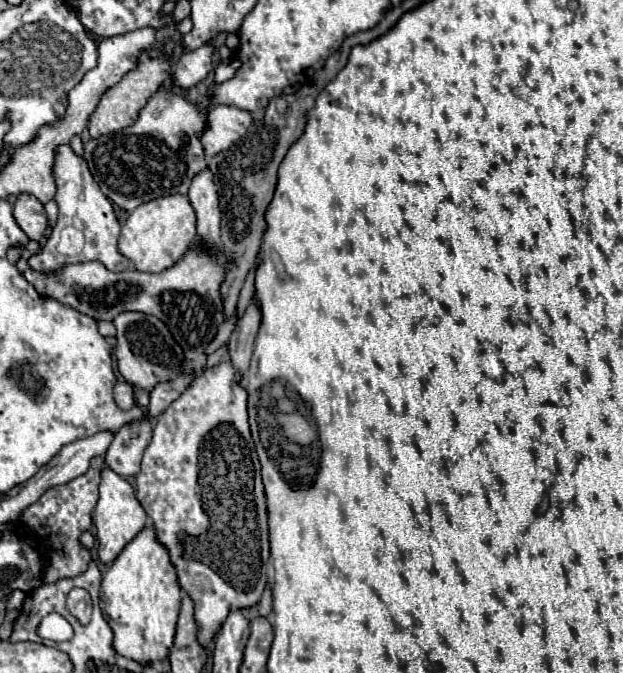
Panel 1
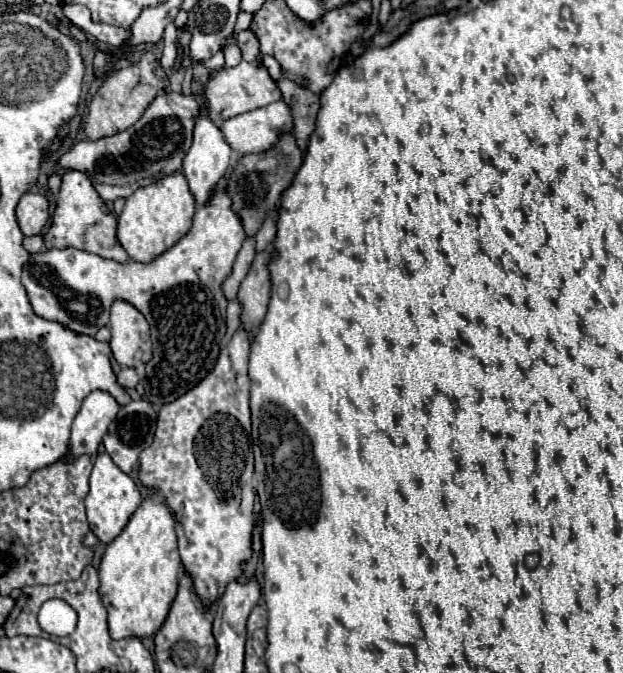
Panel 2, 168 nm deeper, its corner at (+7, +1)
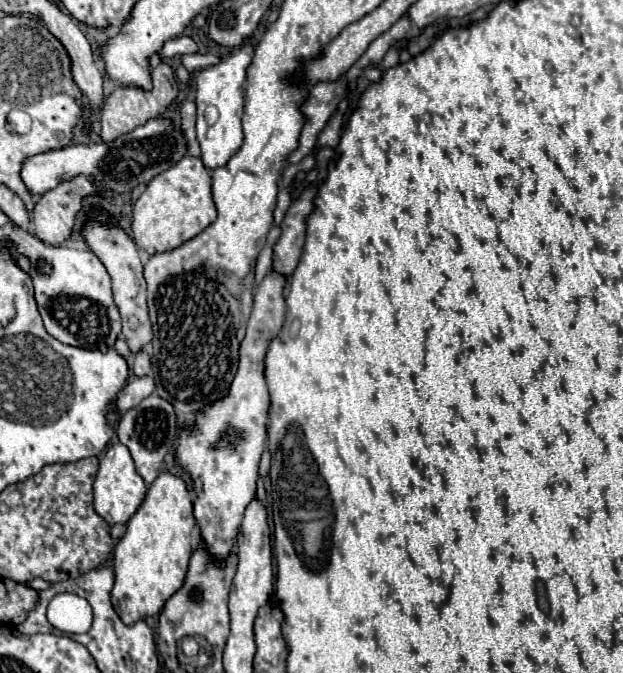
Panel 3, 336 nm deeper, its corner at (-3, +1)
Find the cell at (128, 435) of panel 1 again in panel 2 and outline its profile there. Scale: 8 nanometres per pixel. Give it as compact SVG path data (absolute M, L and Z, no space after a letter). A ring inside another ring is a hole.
M132 399L120 409L104 435L106 453L124 471L130 473L138 465L142 449L150 447L156 429L156 411L146 399Z

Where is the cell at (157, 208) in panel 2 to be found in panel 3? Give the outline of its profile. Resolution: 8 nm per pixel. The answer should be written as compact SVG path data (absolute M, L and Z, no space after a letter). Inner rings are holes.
M184 157L172 169L154 177L132 209L132 239L150 255L172 251L202 233L216 219L210 175L198 157Z

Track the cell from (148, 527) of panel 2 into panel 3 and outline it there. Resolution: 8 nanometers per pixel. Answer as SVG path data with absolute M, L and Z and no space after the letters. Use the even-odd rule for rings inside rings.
M162 471L148 487L144 503L132 515L124 537L114 547L116 581L112 587L112 605L124 625L158 617L164 609L164 603L184 585L192 555L194 525L192 501L184 481Z

